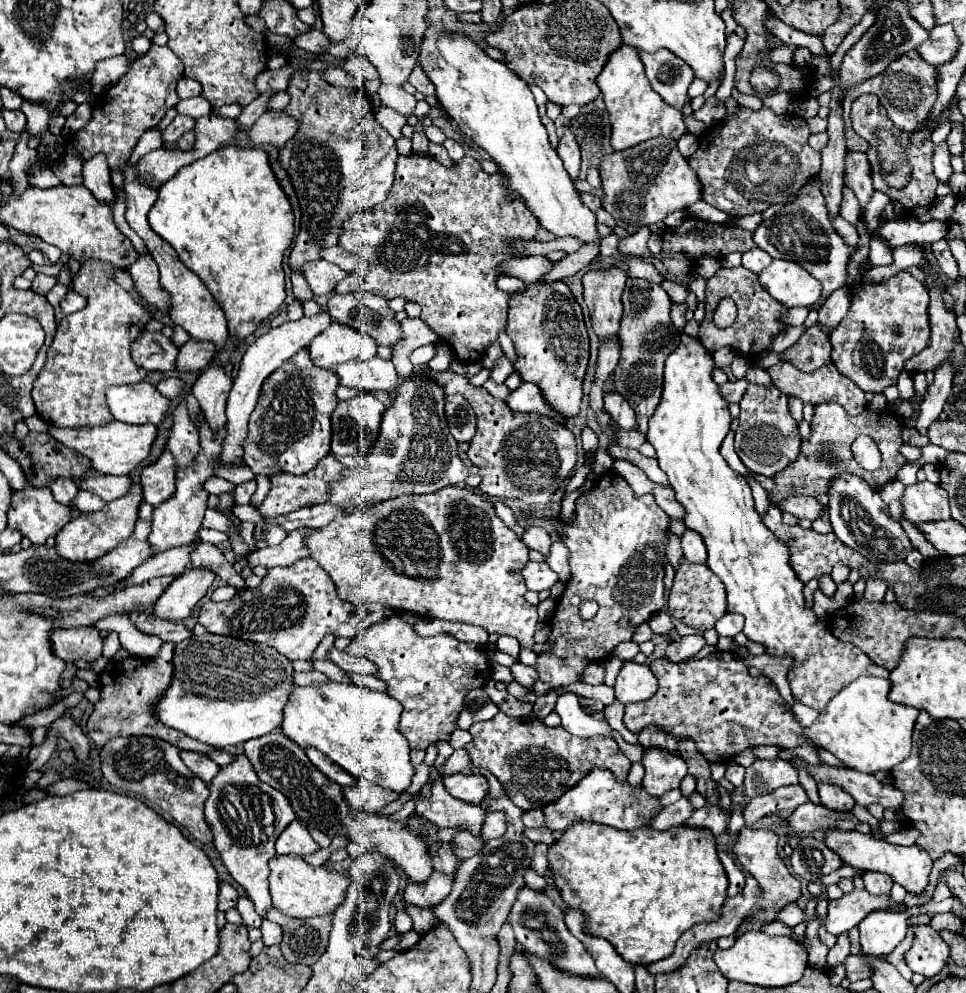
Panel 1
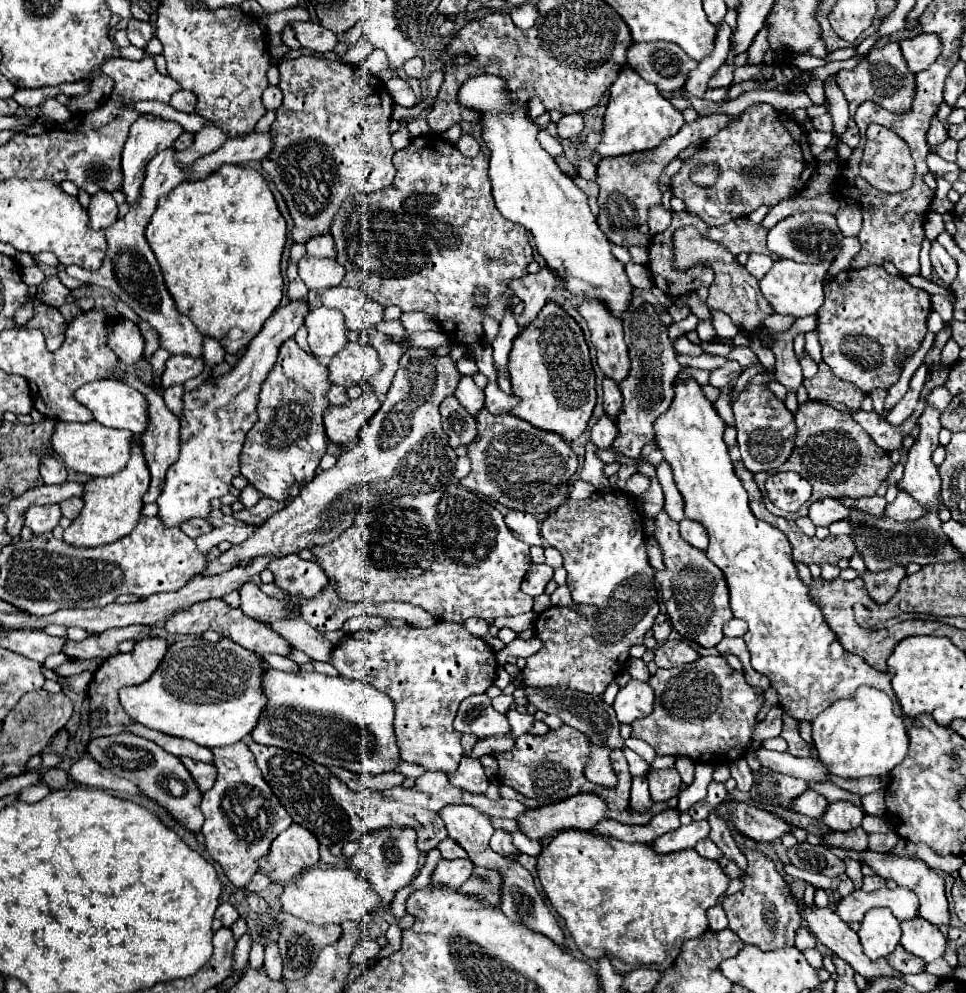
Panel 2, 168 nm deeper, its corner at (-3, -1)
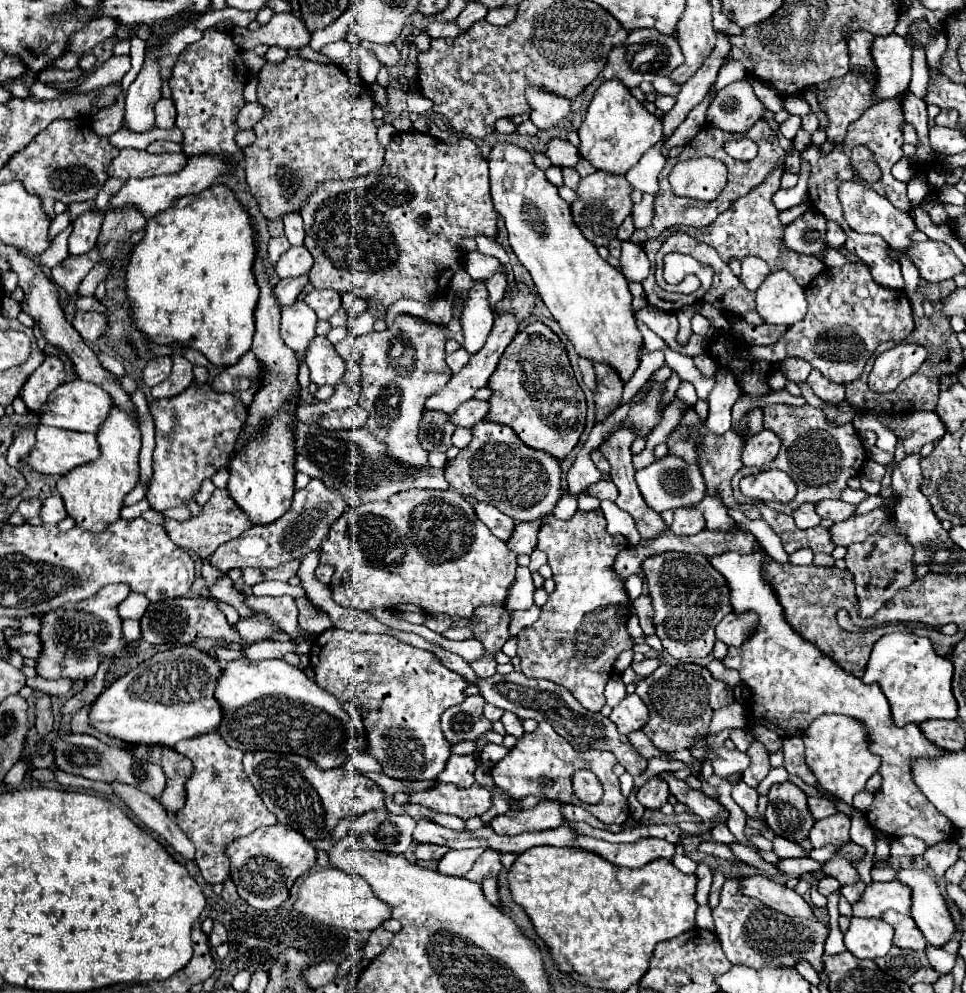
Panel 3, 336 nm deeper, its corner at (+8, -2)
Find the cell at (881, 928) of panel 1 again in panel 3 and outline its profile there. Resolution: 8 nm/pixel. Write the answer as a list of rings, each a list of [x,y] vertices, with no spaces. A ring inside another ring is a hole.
[[[853,918],[845,932],[845,946],[857,958],[881,958],[889,952],[893,928],[881,918]]]

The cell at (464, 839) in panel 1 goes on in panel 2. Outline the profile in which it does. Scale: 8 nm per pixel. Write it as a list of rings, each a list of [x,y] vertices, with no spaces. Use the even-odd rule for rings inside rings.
[[[450,837],[444,839],[444,841],[438,845],[438,849],[440,849],[440,853],[442,853],[444,859],[458,859],[458,857],[466,857],[464,849],[462,849],[456,841],[452,841]]]

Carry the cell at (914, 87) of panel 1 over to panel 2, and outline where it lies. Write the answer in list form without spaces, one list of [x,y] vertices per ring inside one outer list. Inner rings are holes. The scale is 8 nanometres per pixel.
[[[886,43],[882,47],[872,47],[870,53],[858,63],[856,69],[840,71],[836,75],[836,83],[838,83],[840,91],[844,93],[844,97],[848,101],[850,112],[848,129],[844,131],[840,141],[846,143],[852,149],[858,147],[858,143],[860,143],[858,129],[856,129],[856,123],[854,123],[856,109],[858,109],[860,103],[870,99],[876,105],[884,107],[886,111],[892,111],[892,113],[900,115],[900,113],[908,113],[908,109],[912,105],[912,99],[914,99],[914,73],[910,73],[906,69],[906,61],[904,61],[904,57],[900,53],[900,45],[898,43]]]

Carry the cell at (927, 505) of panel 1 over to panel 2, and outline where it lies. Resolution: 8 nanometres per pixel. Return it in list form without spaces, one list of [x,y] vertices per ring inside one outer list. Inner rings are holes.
[[[898,493],[896,501],[894,503],[888,503],[882,517],[886,519],[894,519],[894,521],[916,521],[920,519],[922,515],[926,515],[928,511],[922,509],[916,499],[912,499],[908,493]]]

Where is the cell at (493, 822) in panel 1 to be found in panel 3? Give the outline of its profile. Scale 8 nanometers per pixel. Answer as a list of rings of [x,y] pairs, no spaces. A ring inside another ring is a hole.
[[[491,848],[491,850],[485,850],[485,852],[477,858],[477,862],[475,862],[473,870],[467,874],[467,878],[481,884],[483,878],[497,876],[501,870],[503,870],[503,864],[501,864],[501,852]]]

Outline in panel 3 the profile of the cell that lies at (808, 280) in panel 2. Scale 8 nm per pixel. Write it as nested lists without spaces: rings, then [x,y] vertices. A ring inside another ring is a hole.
[[[773,270],[757,288],[757,312],[767,324],[791,326],[805,318],[805,288],[787,270]]]

